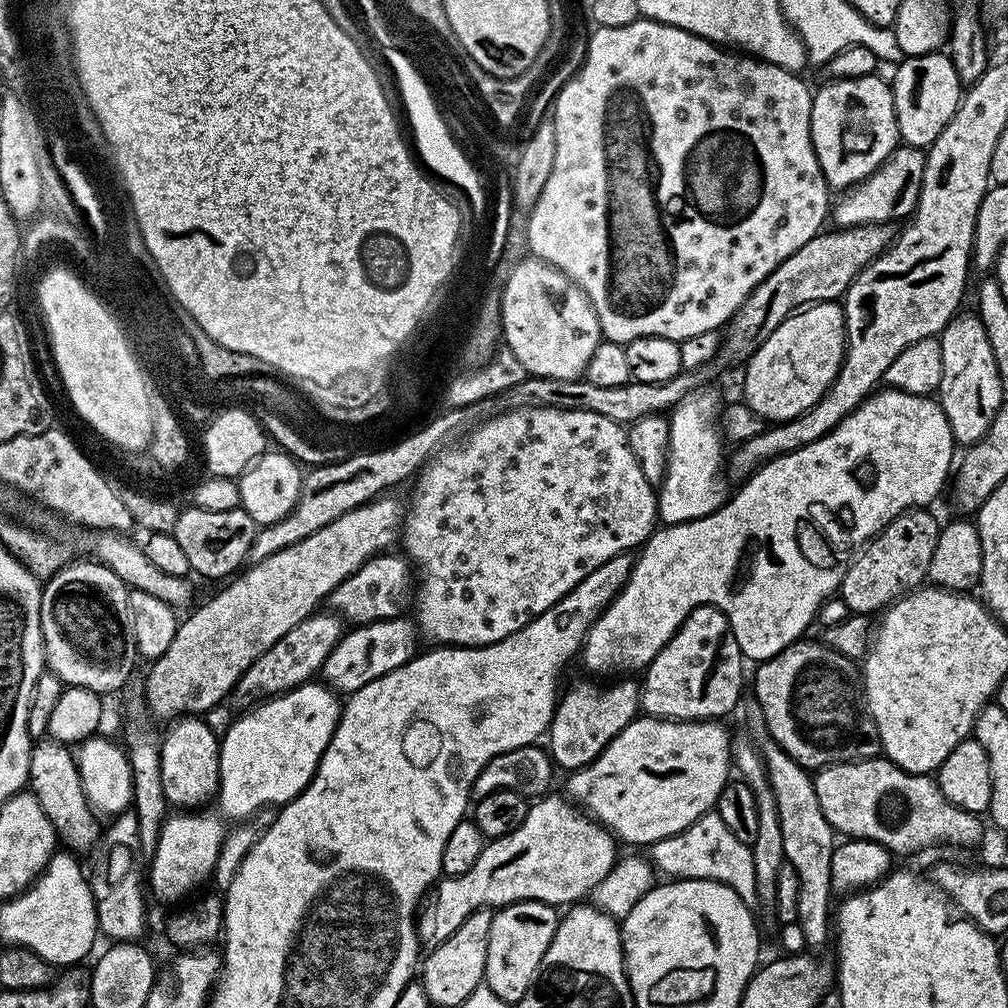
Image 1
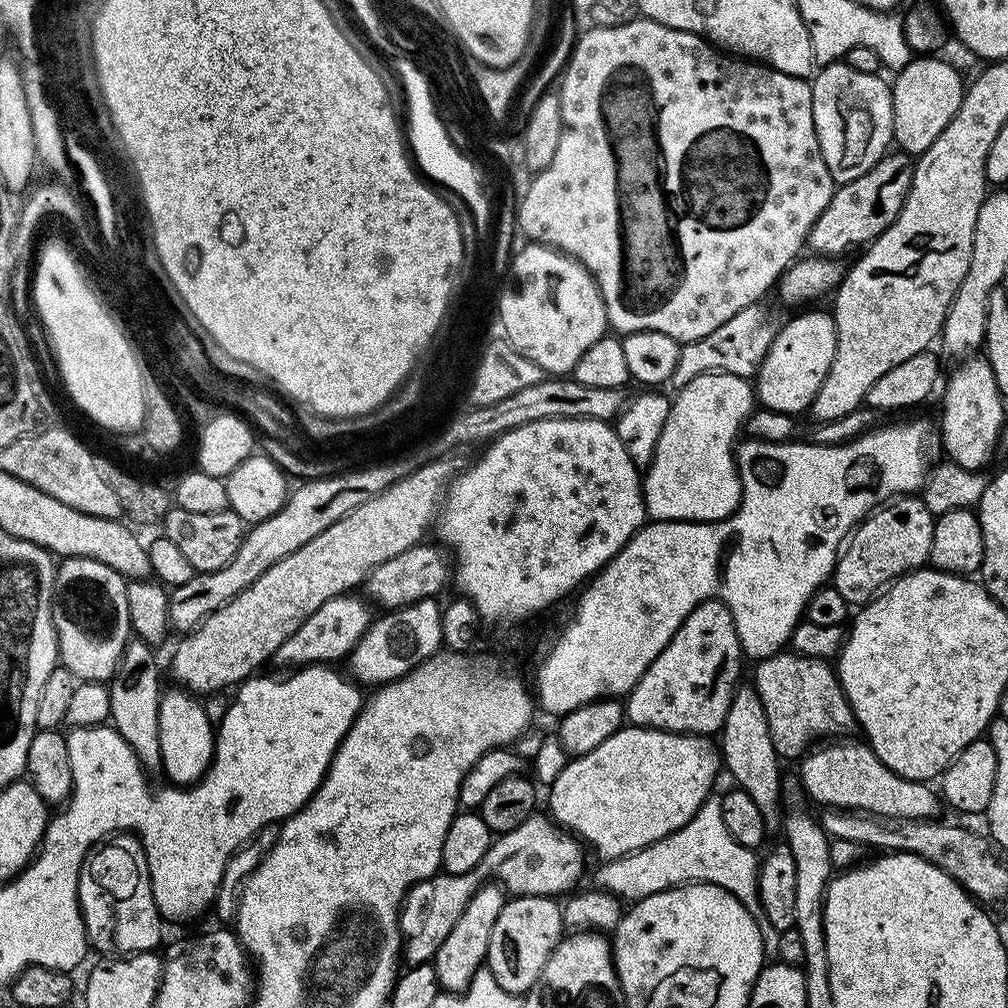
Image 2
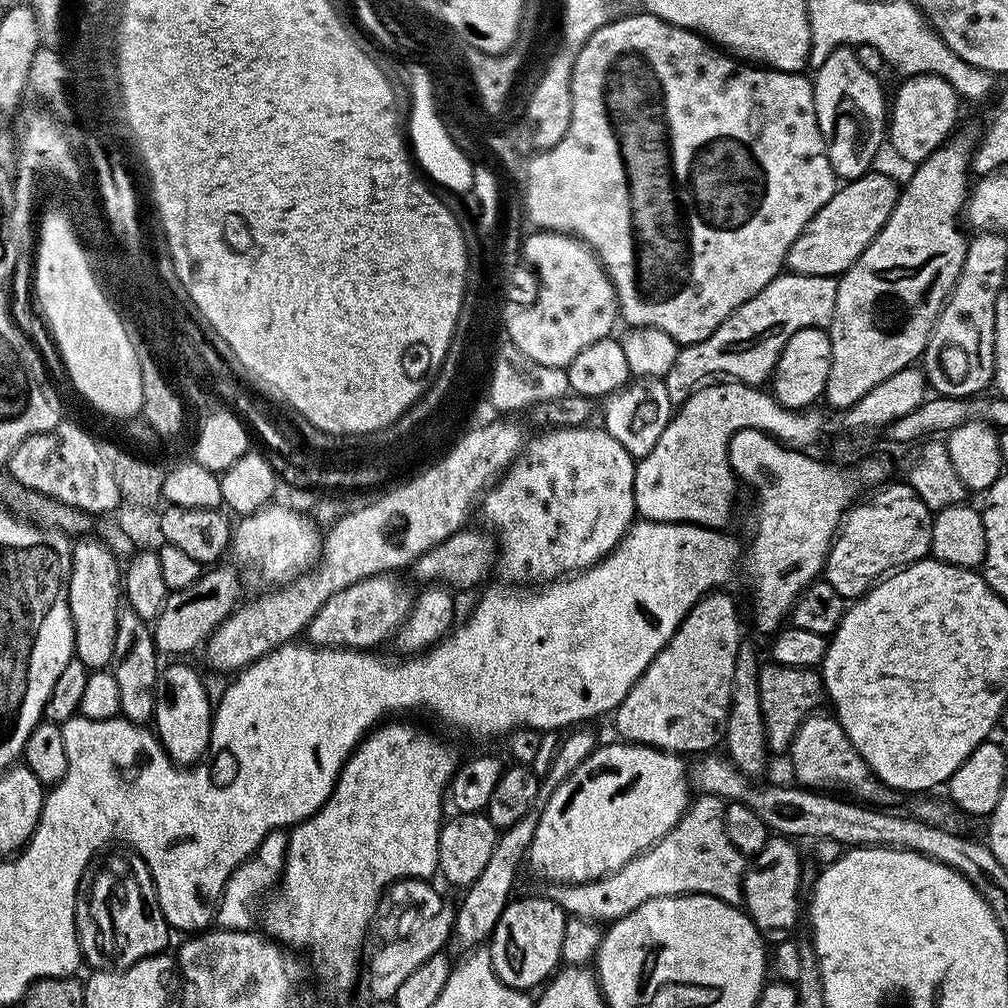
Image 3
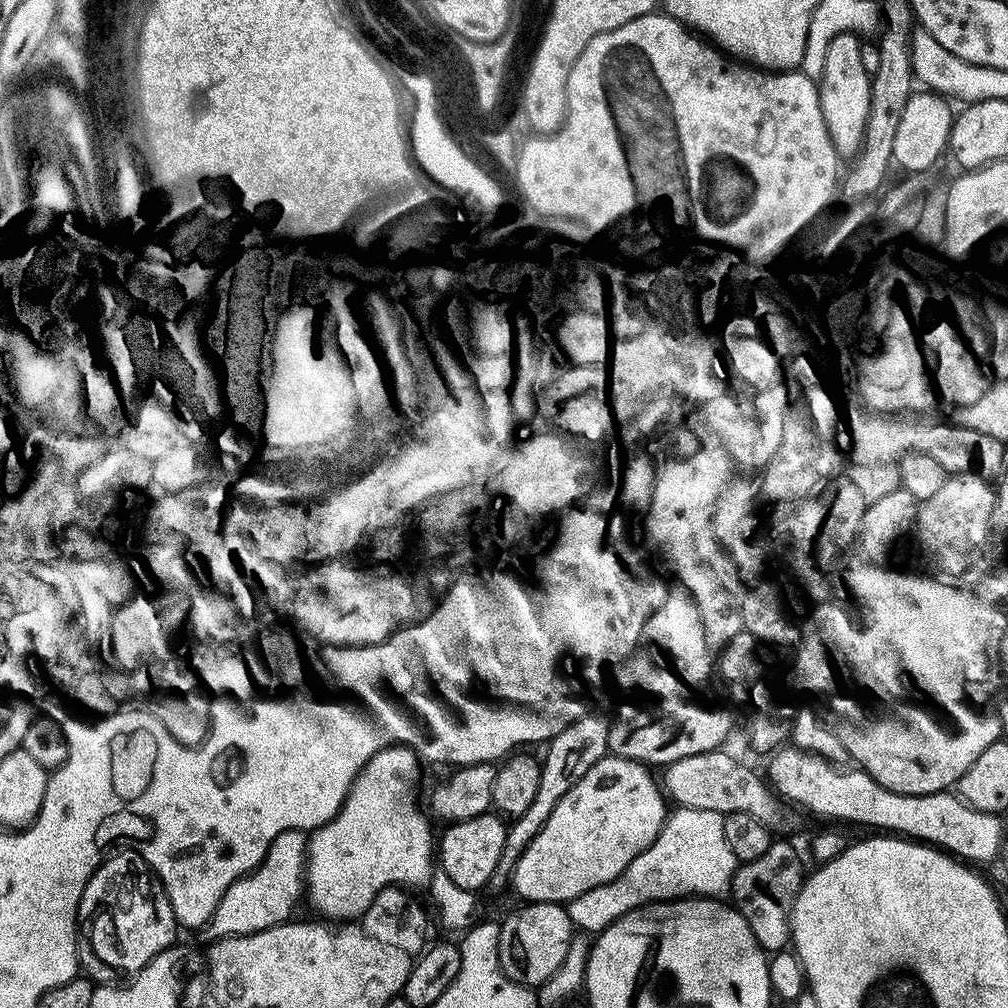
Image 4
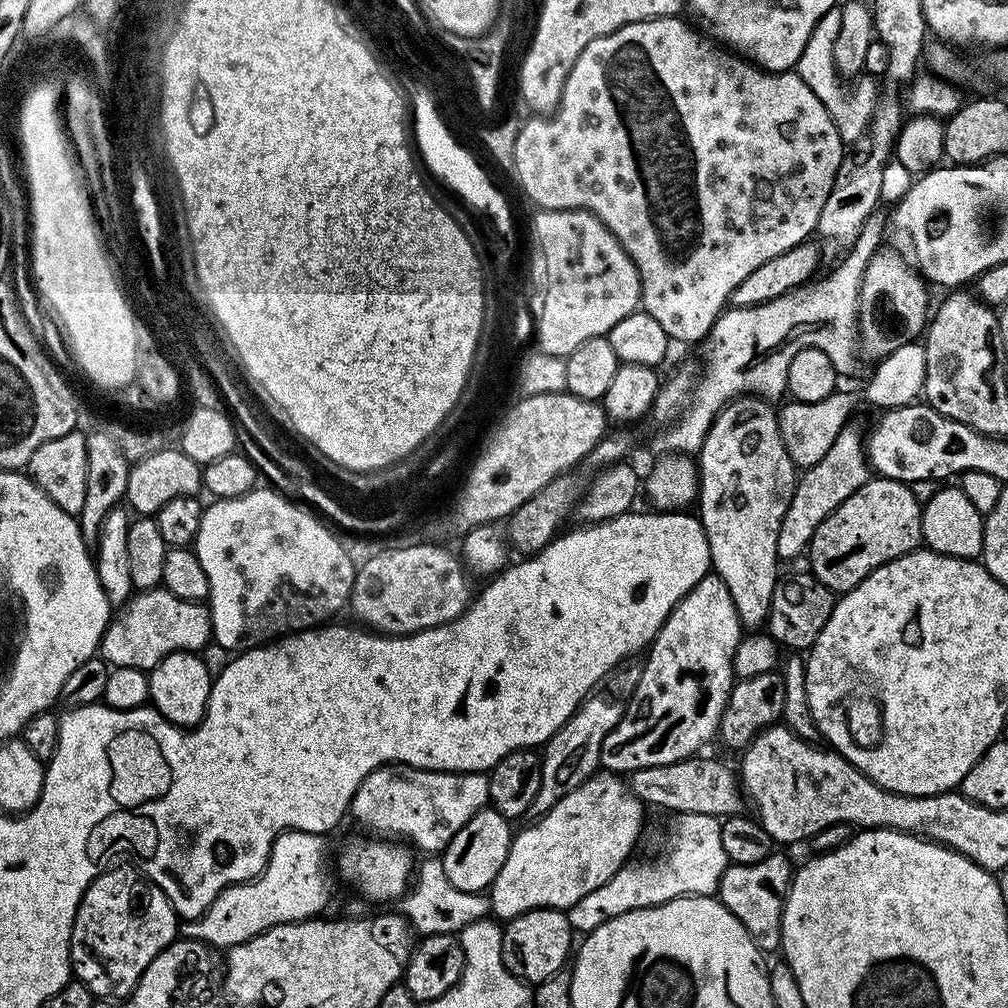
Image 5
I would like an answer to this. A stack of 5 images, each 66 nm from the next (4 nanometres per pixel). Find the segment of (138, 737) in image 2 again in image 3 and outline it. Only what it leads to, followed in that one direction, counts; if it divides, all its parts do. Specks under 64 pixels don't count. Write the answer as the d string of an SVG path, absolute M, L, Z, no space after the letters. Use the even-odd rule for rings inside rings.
M122 606L116 623L110 670L118 682L121 715L132 723L147 723L155 713L156 682L160 669L157 657L158 649L147 621L138 618L132 608Z

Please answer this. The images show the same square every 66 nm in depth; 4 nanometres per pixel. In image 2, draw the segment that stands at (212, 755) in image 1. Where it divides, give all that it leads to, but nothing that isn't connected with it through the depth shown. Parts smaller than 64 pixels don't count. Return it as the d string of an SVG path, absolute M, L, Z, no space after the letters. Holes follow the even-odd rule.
M184 690L165 691L160 698L158 730L160 731L162 772L176 786L187 786L203 778L212 762L214 724L208 721L204 708L195 695Z

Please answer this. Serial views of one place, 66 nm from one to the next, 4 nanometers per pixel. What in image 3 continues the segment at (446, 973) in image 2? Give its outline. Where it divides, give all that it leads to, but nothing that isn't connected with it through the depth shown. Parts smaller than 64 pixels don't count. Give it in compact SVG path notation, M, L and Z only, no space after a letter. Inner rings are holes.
M531 811L526 814L526 818L522 818L522 822L514 822L514 826L503 829L497 835L494 854L490 854L490 862L486 862L486 870L482 870L476 881L463 889L464 901L461 902L460 908L458 904L455 909L456 920L452 923L450 940L453 945L461 944L464 950L468 950L491 937L498 918L502 918L502 910L506 910L506 906L513 899L512 883L516 880L516 863L519 860L521 862L528 847L532 845L539 821L539 815Z

